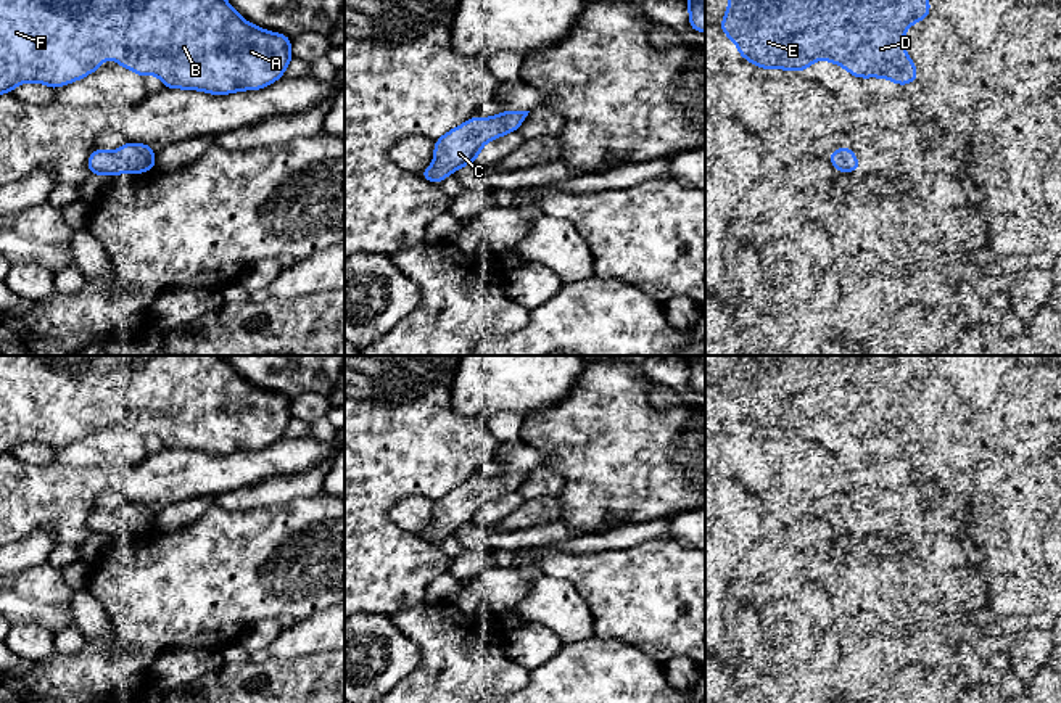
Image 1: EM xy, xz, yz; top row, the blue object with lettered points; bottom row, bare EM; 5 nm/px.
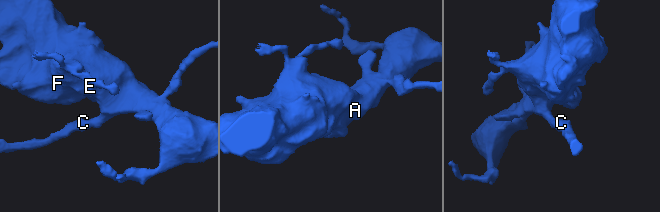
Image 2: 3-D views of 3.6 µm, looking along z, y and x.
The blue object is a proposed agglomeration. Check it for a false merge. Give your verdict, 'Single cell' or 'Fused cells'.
Single cell

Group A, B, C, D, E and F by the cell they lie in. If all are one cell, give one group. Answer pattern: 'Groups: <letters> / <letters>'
Groups: A B C D E F

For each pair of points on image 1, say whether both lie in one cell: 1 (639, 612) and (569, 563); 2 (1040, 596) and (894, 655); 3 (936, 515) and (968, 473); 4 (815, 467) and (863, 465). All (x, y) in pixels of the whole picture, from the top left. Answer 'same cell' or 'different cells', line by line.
1: same cell
2: different cells
3: different cells
4: different cells

